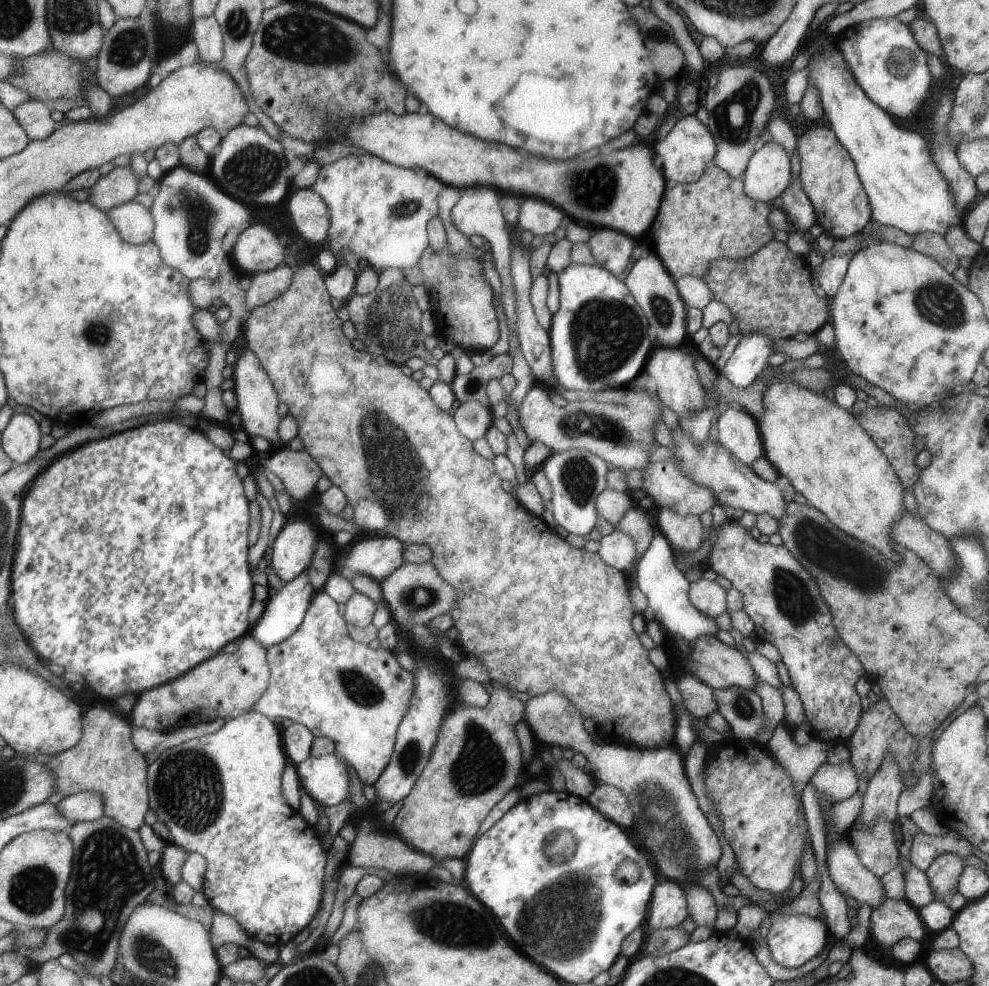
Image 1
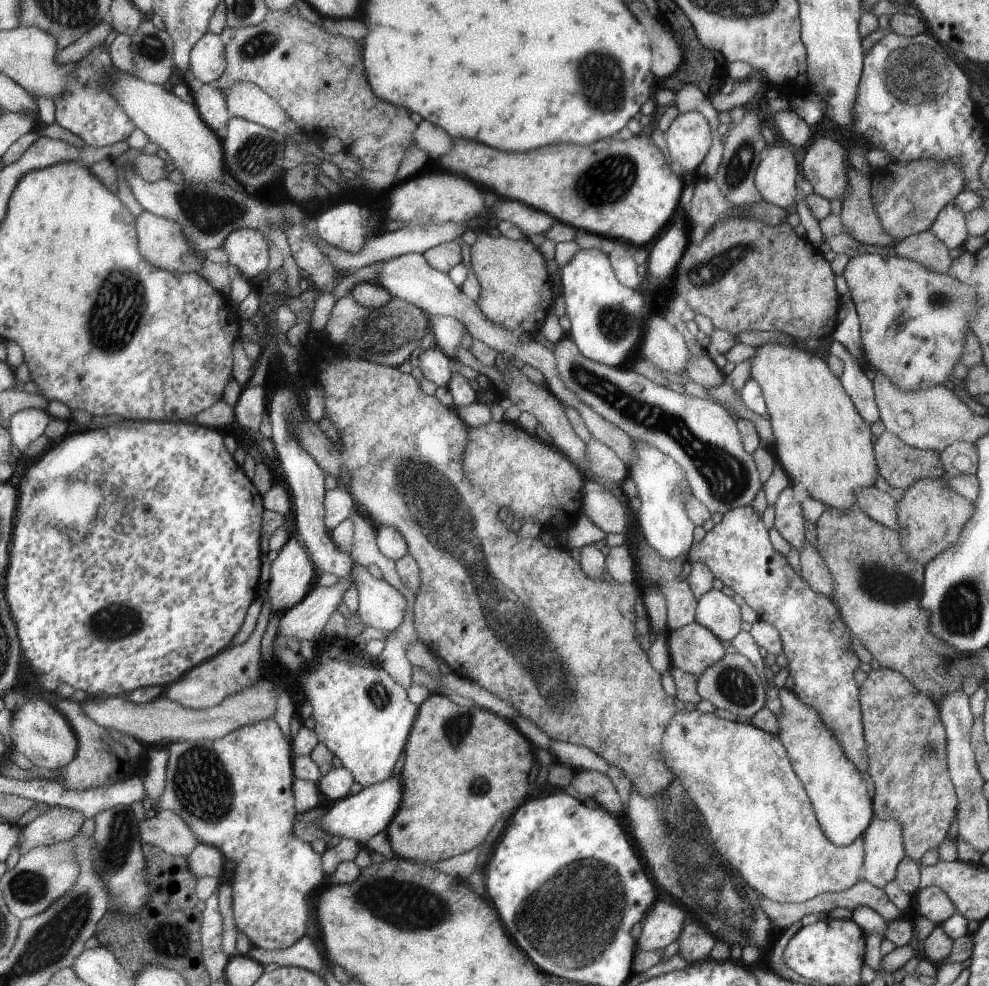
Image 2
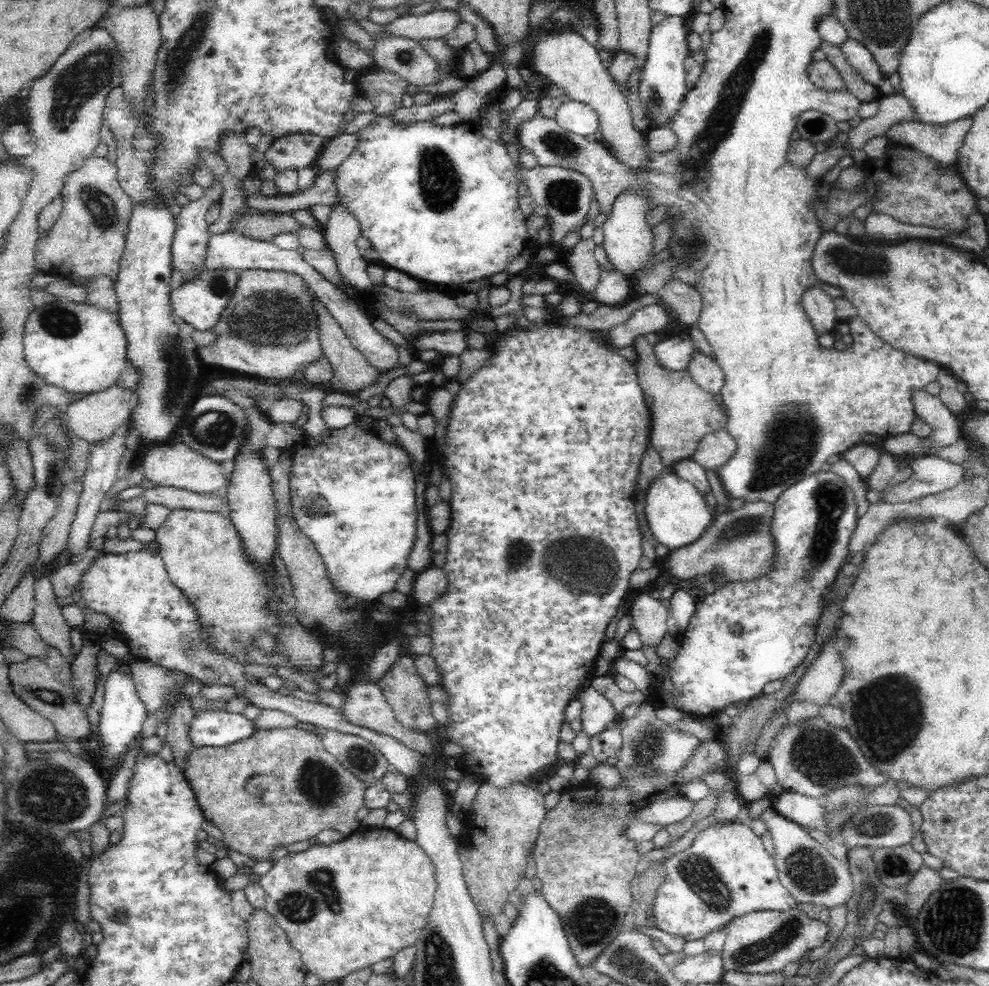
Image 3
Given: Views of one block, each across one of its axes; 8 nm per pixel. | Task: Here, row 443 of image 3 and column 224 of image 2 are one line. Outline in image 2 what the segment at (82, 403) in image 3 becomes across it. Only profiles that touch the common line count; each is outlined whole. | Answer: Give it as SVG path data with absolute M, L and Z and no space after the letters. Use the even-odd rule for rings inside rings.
M236 81L222 90L231 117L242 118L275 131L284 129L284 124L290 120L284 108L280 108L280 104L256 84Z

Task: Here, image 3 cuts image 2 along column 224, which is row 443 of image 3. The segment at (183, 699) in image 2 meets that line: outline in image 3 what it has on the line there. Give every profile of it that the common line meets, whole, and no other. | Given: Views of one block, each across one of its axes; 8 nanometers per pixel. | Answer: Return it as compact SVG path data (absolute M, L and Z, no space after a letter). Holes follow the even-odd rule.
M644 335L636 336L633 345L638 354L636 372L639 373L640 389L644 390L644 395L651 396L654 401L652 409L649 410L652 412L649 444L660 455L664 465L663 470L670 473L673 472L673 466L678 461L692 456L706 434L723 430L727 419L719 407L719 399L696 385L688 370L670 371L658 365L653 346L646 341Z

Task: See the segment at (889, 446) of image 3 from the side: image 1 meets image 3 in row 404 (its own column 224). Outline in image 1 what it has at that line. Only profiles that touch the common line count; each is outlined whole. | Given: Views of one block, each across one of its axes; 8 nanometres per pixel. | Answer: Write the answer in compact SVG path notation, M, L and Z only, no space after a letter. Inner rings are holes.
M215 907L212 908L212 911L214 922L209 937L214 949L222 946L222 944L236 944L239 948L244 946L246 949L253 951L255 958L266 962L268 965L279 962L280 948L277 945L268 945L250 938L232 916Z

